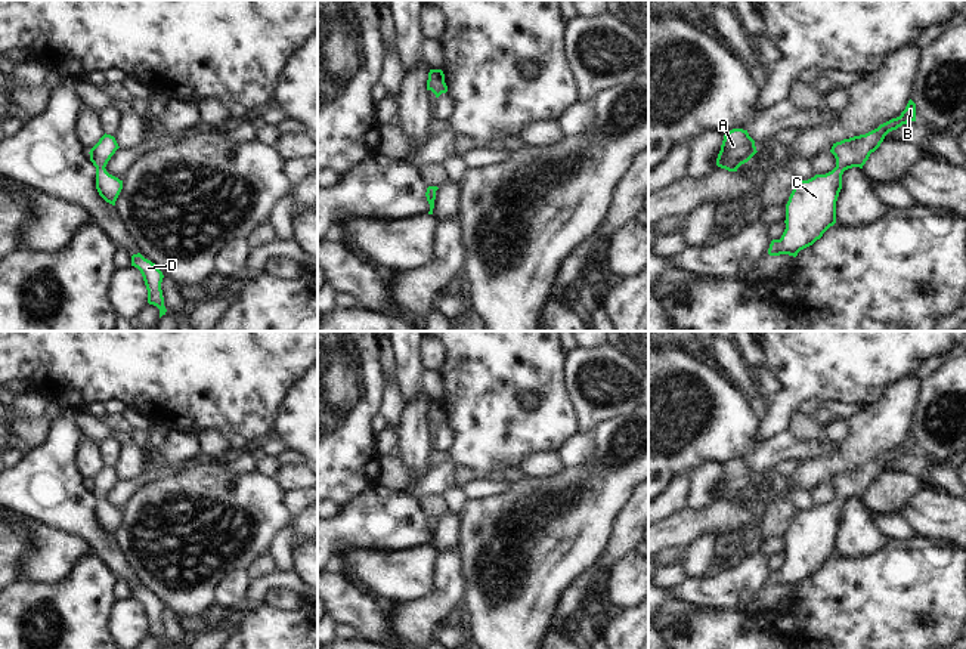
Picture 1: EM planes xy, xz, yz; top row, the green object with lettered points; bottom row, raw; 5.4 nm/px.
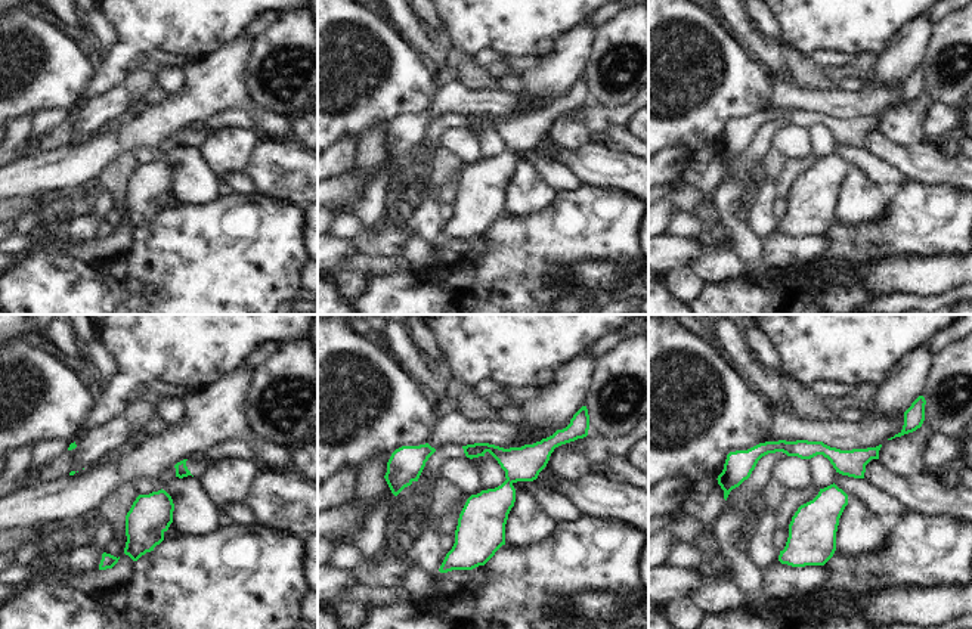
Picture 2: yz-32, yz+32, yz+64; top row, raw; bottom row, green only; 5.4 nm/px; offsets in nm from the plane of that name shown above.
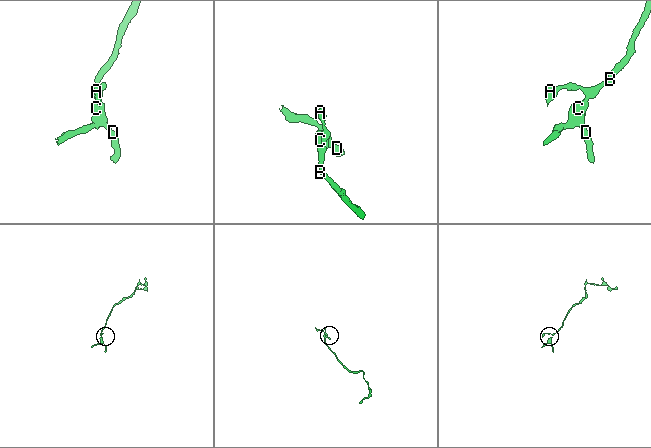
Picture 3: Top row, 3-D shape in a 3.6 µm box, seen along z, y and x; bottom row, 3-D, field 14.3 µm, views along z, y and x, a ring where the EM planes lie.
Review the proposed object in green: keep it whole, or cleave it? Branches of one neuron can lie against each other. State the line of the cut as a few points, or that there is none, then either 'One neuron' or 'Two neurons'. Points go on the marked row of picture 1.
No split. One neuron

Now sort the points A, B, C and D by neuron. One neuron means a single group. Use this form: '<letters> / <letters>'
A B C D

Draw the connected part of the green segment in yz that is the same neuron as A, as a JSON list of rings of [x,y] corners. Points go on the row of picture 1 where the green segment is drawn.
[[[733,129],[724,135],[716,166],[728,171],[737,171],[756,152],[755,140],[749,136],[747,130]]]

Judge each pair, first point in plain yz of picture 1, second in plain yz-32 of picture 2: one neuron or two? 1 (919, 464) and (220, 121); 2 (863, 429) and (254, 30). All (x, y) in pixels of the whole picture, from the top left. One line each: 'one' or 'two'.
1: one
2: two

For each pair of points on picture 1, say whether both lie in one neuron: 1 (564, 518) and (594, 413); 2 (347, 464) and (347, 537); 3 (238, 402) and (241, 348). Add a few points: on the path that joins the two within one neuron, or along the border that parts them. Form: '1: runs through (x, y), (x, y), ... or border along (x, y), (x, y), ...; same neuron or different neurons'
1: border along (619, 416), (603, 420), (588, 432); different neurons
2: border along (375, 482), (341, 506); different neurons
3: runs through (238, 389), (238, 361); same neuron

